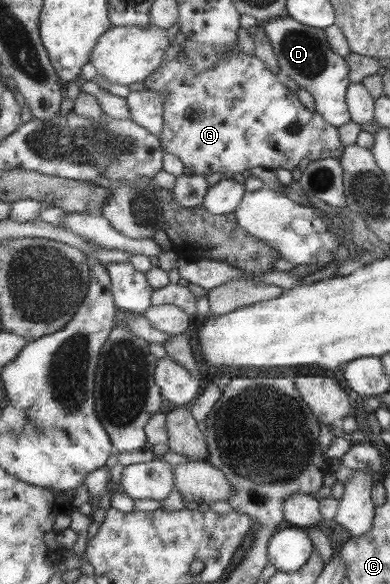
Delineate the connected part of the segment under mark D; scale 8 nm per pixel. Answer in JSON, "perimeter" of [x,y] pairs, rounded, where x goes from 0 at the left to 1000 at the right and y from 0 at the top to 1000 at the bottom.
{"perimeter":[[[721,27],[664,43],[690,67],[713,118],[759,140],[767,151],[792,158],[805,171],[808,192],[859,219],[890,212],[900,204],[885,173],[897,142],[890,137],[890,106],[849,86],[826,50],[797,48],[746,29]]]}

